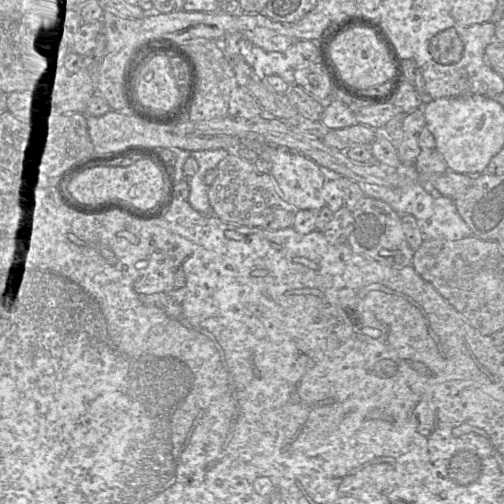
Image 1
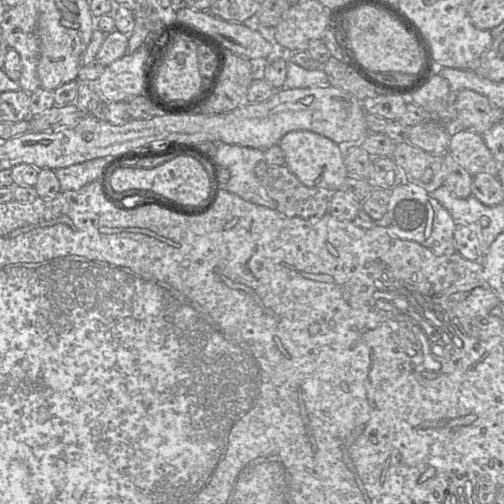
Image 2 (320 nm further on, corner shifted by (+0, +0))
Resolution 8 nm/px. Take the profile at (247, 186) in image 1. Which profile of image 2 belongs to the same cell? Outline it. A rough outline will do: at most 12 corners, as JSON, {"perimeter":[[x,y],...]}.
{"perimeter":[[286,165],[254,173],[286,217],[318,219],[335,191],[305,186]]}

